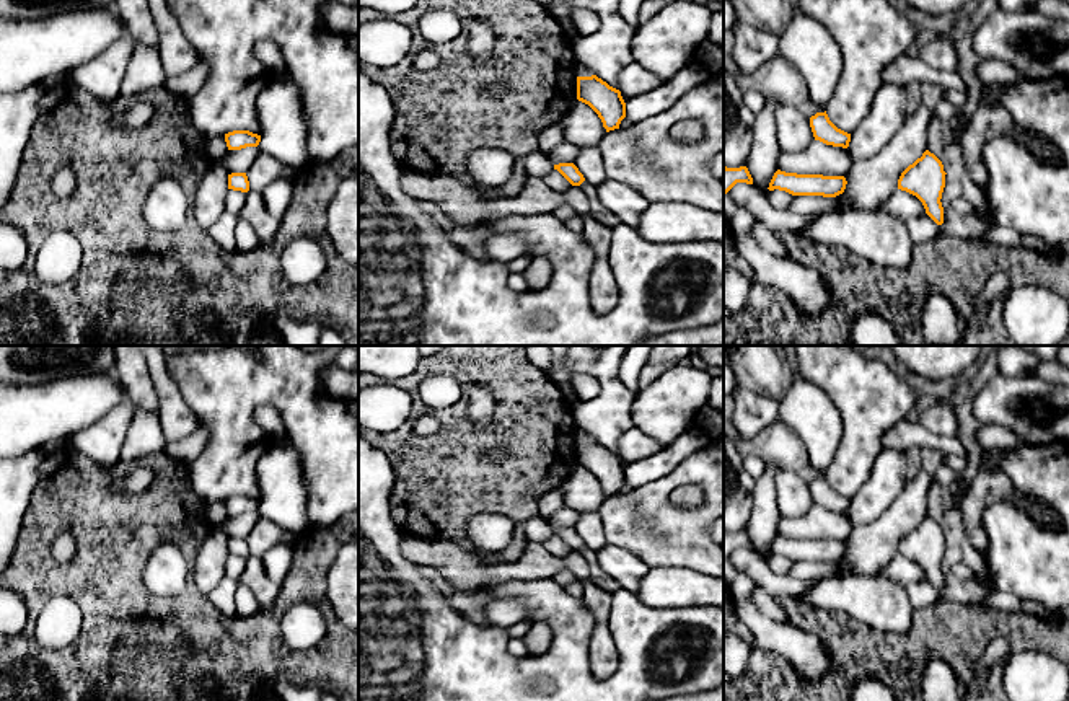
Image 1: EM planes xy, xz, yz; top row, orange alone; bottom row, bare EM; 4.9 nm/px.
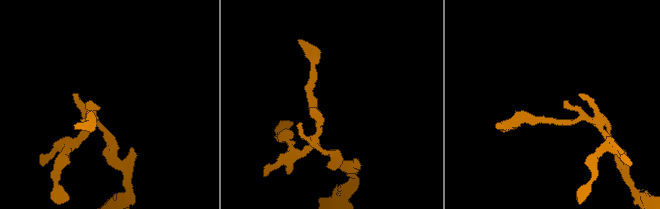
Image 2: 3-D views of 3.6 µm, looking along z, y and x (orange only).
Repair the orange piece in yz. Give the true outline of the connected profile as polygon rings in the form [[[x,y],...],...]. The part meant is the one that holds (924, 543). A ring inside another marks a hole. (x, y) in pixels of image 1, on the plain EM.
[[[926,515],[921,523],[909,530],[898,544],[898,554],[916,561],[926,579],[937,589],[944,589],[942,558],[945,553],[942,527]]]

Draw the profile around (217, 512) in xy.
[[[225,500],[209,502],[207,504],[207,517],[212,527],[218,527],[228,517]]]

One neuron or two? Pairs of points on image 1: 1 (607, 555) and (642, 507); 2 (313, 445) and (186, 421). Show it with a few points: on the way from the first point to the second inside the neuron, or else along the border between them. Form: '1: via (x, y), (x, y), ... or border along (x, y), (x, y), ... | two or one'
1: border along (607, 543), (628, 548), (647, 564) | two
2: border along (178, 390), (199, 423) | two

